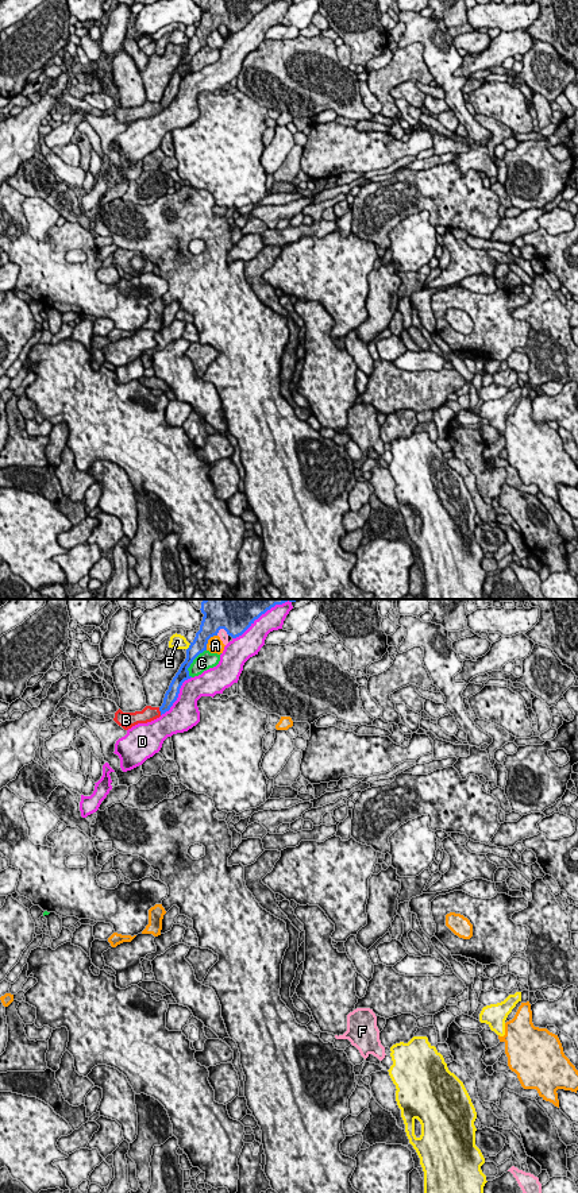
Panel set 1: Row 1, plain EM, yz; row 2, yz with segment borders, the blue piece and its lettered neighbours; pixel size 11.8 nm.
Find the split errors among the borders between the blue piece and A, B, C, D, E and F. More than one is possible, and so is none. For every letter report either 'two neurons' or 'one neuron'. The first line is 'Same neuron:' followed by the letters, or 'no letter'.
Same neuron: B
A: two neurons
B: one neuron
C: two neurons
D: two neurons
E: two neurons
F: two neurons

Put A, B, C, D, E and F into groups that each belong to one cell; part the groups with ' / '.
A / B / C / D / E / F

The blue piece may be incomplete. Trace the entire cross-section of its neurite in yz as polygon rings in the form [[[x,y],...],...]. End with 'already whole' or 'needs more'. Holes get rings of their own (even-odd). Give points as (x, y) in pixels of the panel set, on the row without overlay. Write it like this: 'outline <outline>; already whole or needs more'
outline [[[201,0],[200,5],[204,12],[200,26],[186,45],[186,54],[173,73],[162,101],[146,101],[142,107],[135,108],[123,108],[119,104],[115,108],[113,116],[124,126],[128,126],[138,119],[147,119],[159,113],[169,107],[177,96],[182,78],[192,73],[188,63],[200,49],[207,46],[207,39],[211,32],[217,31],[219,26],[224,24],[228,31],[236,34],[242,31],[255,15],[274,1],[275,0]]]; needs more

